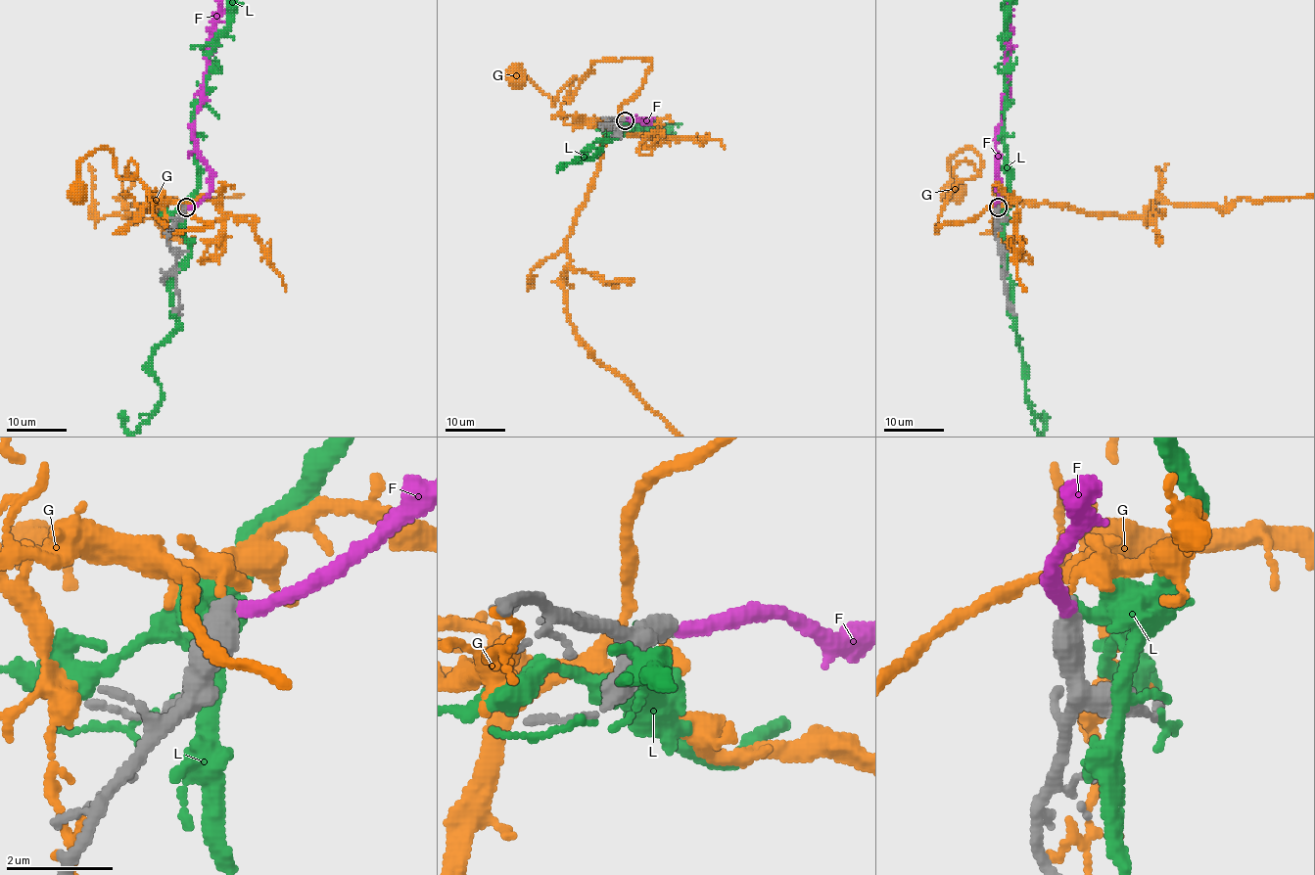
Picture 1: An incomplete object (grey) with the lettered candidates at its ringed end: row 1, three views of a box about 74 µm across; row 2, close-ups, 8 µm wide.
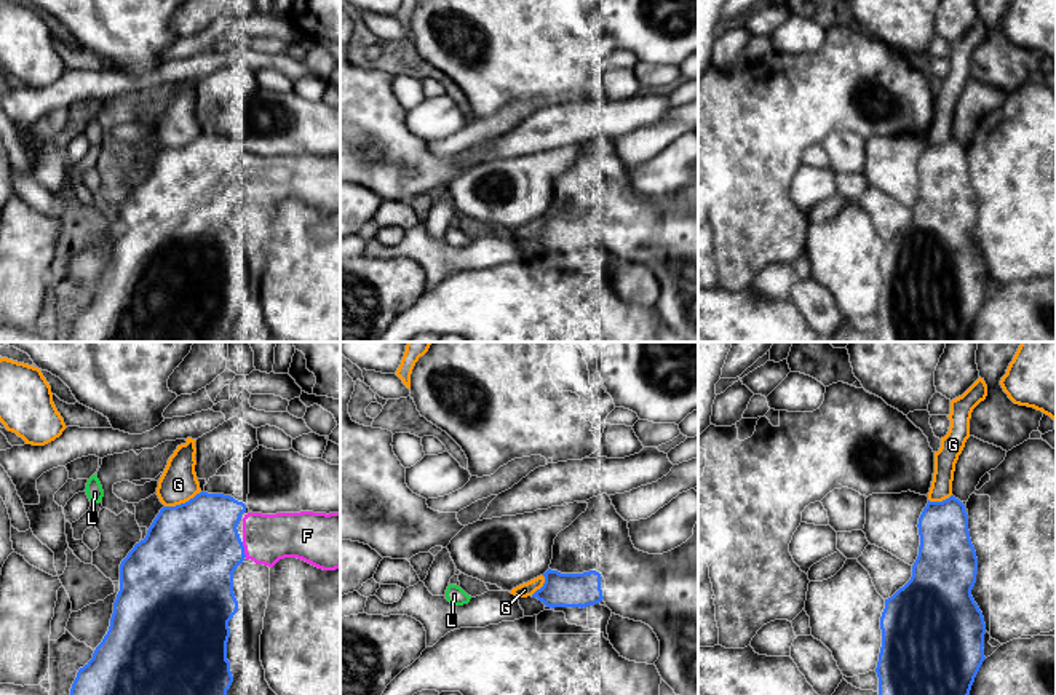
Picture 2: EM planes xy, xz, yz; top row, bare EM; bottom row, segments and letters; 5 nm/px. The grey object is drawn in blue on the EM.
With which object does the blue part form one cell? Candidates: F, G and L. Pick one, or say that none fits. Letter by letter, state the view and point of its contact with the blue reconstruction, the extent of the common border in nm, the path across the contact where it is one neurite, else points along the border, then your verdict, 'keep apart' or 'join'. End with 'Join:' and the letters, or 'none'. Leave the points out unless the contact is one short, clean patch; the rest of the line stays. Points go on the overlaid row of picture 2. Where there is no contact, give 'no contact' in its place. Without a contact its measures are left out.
F: meets blue in xy at (243, 550); contact 80 nm long; join
G: meets blue in xy at (182, 504); contact 200 nm long; border along xy (200, 491), (184, 502), (165, 507); keep apart
L: no contact; keep apart
Join: F

